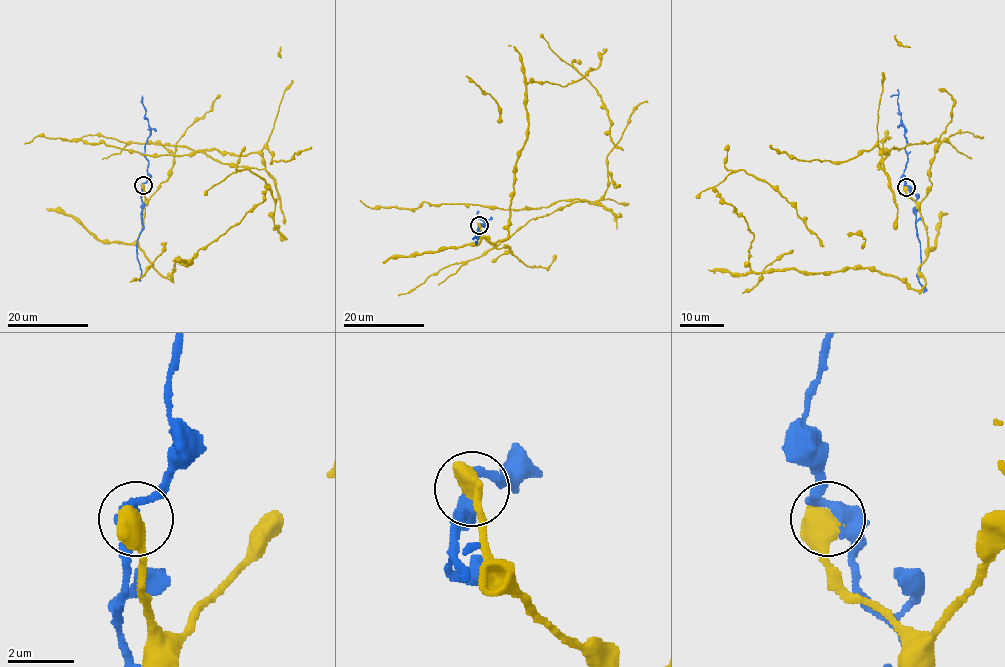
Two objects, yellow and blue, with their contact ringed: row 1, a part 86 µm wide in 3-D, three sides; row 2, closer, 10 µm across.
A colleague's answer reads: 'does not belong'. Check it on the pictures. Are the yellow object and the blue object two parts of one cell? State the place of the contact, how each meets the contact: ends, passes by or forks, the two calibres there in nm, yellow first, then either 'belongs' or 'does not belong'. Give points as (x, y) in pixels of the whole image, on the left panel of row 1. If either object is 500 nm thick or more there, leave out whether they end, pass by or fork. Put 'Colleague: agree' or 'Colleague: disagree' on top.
Colleague: agree
place (143, 185); calibres 700 and 400 nm; does not belong

